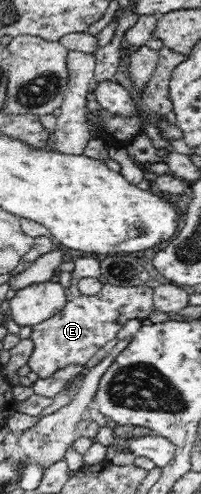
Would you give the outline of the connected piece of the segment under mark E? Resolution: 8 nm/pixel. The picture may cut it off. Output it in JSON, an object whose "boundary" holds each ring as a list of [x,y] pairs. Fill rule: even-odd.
{"boundary":[[[80,257],[74,262],[70,273],[70,284],[65,287],[65,306],[51,318],[31,327],[29,339],[33,341],[33,352],[27,360],[31,372],[39,379],[48,379],[57,371],[71,365],[83,365],[103,348],[109,340],[116,338],[119,329],[128,320],[139,319],[147,322],[147,316],[153,312],[154,289],[146,286],[115,286],[103,276],[100,261],[93,257]],[[81,278],[97,278],[103,288],[94,296],[82,294],[77,287]]]}

